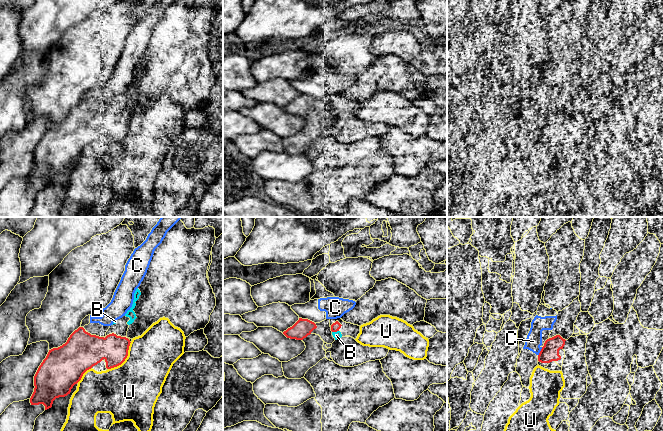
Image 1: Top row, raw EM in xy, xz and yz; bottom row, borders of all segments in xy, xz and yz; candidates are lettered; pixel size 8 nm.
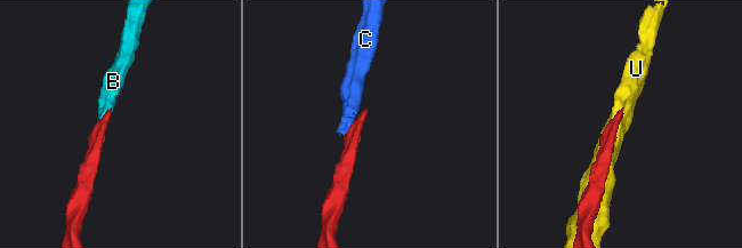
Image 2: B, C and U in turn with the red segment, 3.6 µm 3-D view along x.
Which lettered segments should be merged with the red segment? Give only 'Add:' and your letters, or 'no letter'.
Add: B

